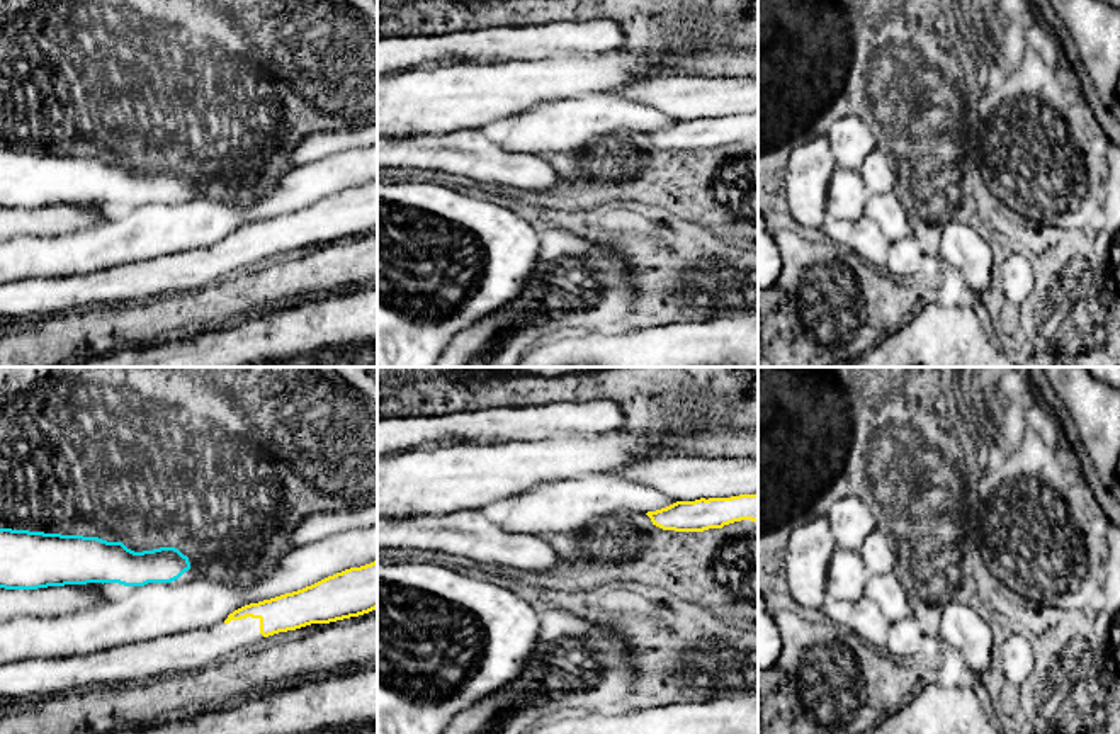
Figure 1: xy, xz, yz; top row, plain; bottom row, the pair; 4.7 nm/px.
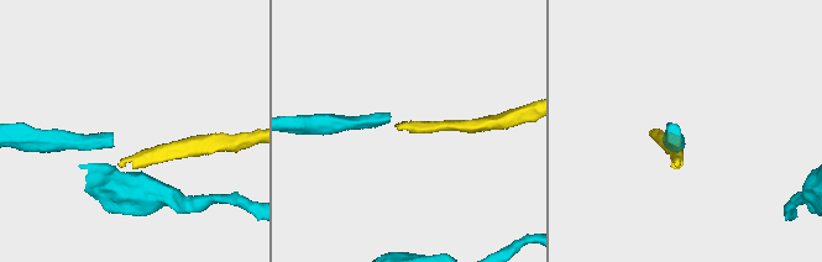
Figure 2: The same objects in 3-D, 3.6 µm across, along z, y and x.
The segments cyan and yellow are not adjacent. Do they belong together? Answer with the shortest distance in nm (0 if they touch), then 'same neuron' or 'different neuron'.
280 nm | different neuron

